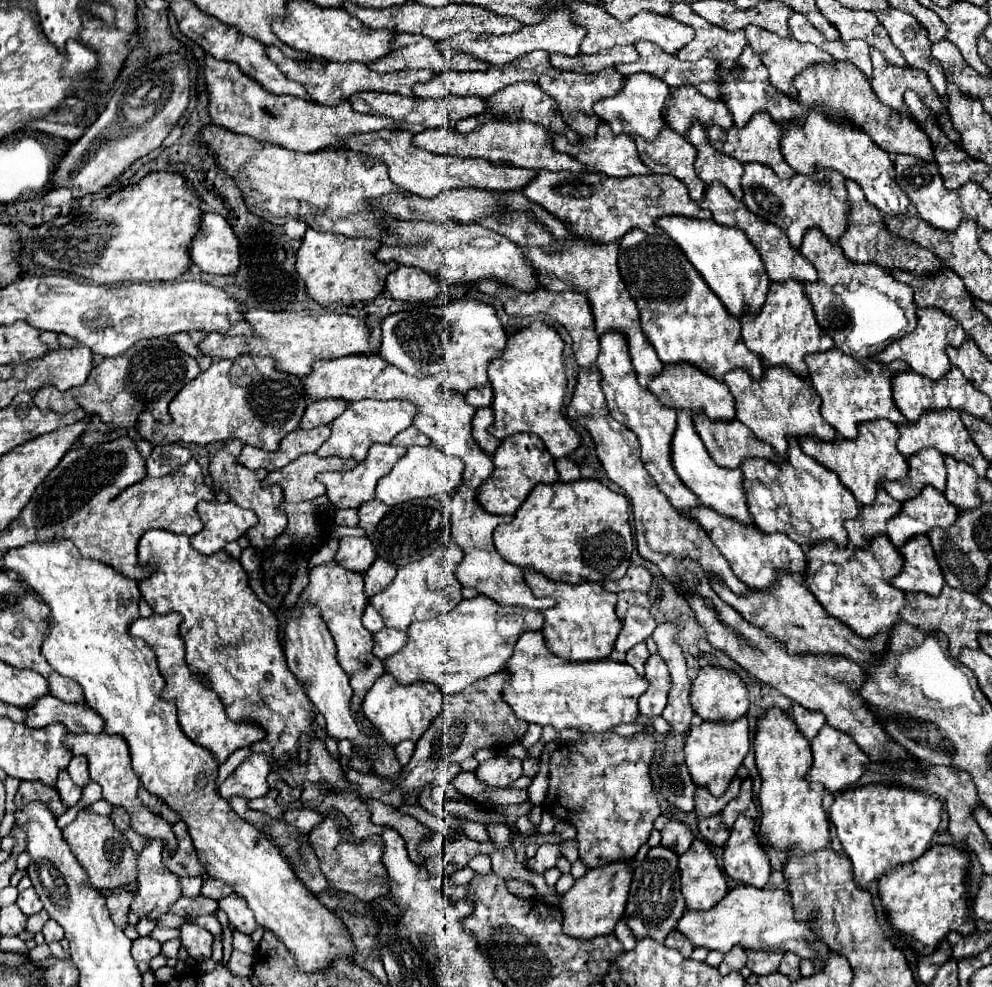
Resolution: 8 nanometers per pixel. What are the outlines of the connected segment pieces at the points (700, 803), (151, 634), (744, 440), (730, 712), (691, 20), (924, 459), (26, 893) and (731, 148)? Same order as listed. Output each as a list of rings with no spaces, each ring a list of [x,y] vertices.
[[[735,776],[735,780],[731,780],[731,784],[727,786],[727,792],[723,792],[721,796],[713,796],[709,792],[709,788],[699,786],[695,790],[695,812],[697,812],[697,816],[703,818],[703,816],[719,814],[725,808],[725,804],[739,794],[739,784],[741,784],[741,778]]]
[[[177,612],[165,615],[153,614],[149,618],[135,620],[129,628],[129,634],[145,640],[155,650],[159,672],[165,678],[165,690],[161,692],[161,696],[177,706],[177,718],[179,718],[181,730],[195,744],[207,748],[219,764],[223,764],[235,750],[261,742],[265,738],[265,730],[259,724],[249,720],[243,720],[243,722],[229,720],[225,712],[225,704],[221,702],[217,692],[207,688],[207,684],[203,684],[203,680],[195,676],[195,672],[191,672],[191,668],[185,662],[183,642],[179,640],[181,622],[182,616]]]
[[[693,414],[693,422],[717,466],[739,468],[747,458],[767,458],[779,464],[779,456],[773,452],[773,448],[755,438],[755,434],[739,420],[713,422],[703,414]]]
[[[703,666],[693,680],[691,706],[703,720],[735,720],[749,708],[749,692],[737,672]]]
[[[679,4],[671,18],[695,28],[695,40],[687,44],[687,48],[679,50],[677,54],[679,60],[699,60],[699,58],[711,58],[717,62],[737,60],[743,48],[747,46],[745,30],[727,32],[695,14],[689,4]]]
[[[925,448],[917,452],[909,460],[909,474],[903,480],[885,482],[883,488],[899,502],[915,498],[925,486],[933,486],[939,492],[945,492],[947,470],[945,470],[945,456],[935,448]]]
[[[27,888],[23,892],[19,892],[19,898],[17,898],[17,906],[21,908],[21,912],[25,916],[31,916],[31,914],[37,914],[43,910],[43,904],[39,900],[39,896],[35,894],[33,888]]]
[[[759,112],[755,114],[743,128],[729,128],[729,130],[723,130],[723,128],[707,128],[707,134],[709,134],[709,140],[711,140],[711,146],[725,152],[727,156],[733,156],[737,158],[739,162],[747,164],[747,162],[759,162],[759,164],[765,164],[769,166],[779,178],[793,178],[793,168],[785,162],[783,154],[781,154],[781,138],[785,134],[785,126],[783,124],[777,124],[771,116],[767,116],[767,112]]]

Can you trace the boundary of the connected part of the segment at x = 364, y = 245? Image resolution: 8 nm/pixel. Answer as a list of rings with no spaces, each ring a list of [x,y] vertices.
[[[307,228],[301,248],[297,250],[297,274],[303,278],[307,294],[317,300],[321,306],[341,302],[351,306],[353,302],[369,302],[385,288],[387,274],[396,270],[398,264],[391,261],[387,264],[375,258],[379,240],[373,238],[345,238],[335,234],[323,234],[313,228]]]

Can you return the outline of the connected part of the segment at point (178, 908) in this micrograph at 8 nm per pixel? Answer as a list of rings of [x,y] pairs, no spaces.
[[[181,896],[169,906],[169,912],[179,916],[201,916],[201,914],[213,914],[215,910],[217,910],[217,902],[205,896],[197,896],[197,898]]]

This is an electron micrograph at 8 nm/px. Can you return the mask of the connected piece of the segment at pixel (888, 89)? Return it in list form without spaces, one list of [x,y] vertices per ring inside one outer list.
[[[871,48],[871,62],[873,62],[873,80],[871,88],[877,94],[877,98],[887,104],[891,110],[901,112],[905,106],[903,94],[905,90],[917,90],[921,100],[937,114],[945,110],[945,106],[939,102],[939,96],[933,92],[931,82],[923,70],[917,68],[899,68],[889,64],[883,54],[875,48]]]

